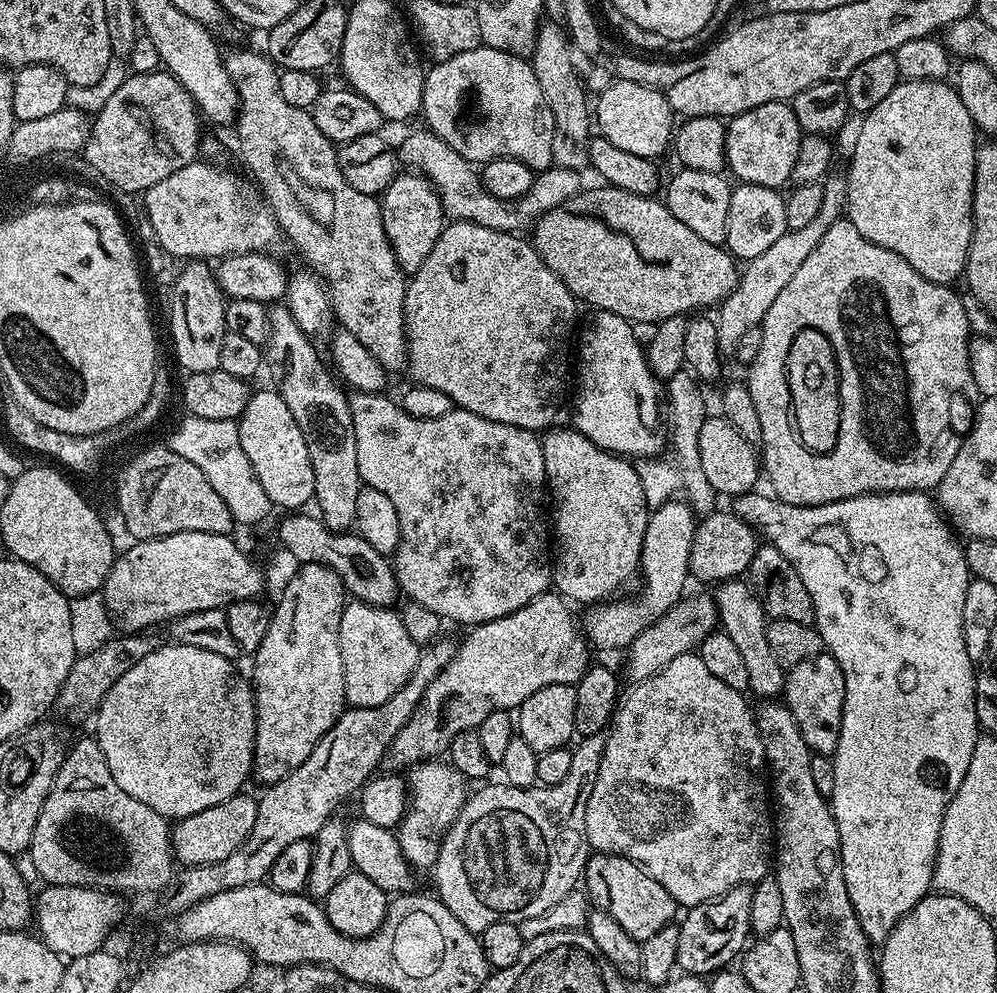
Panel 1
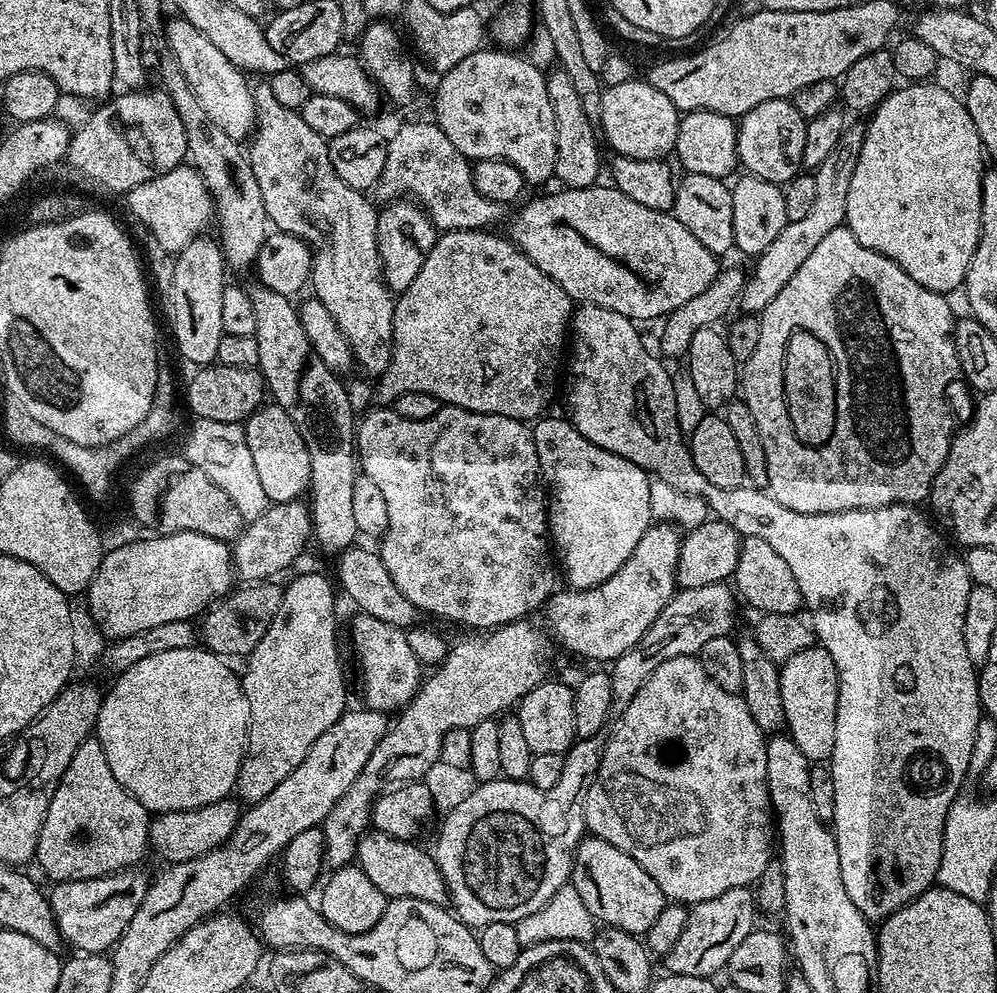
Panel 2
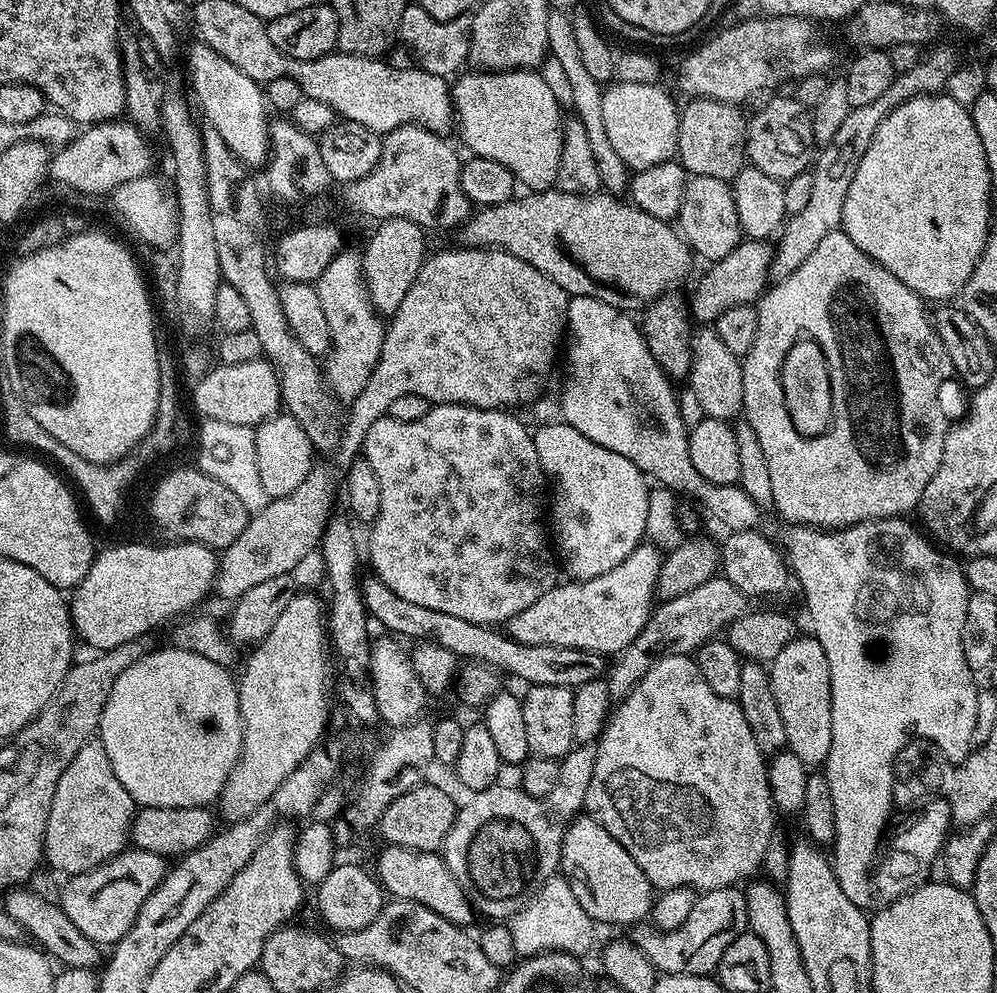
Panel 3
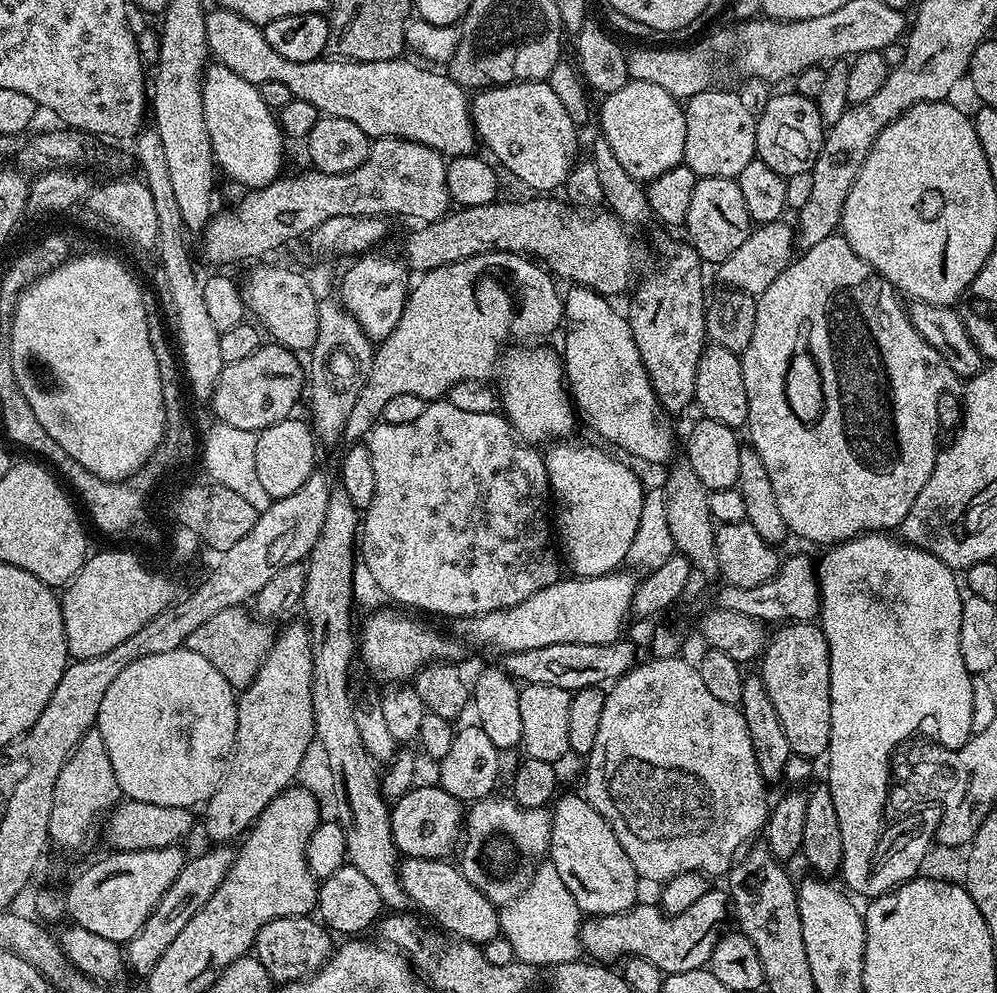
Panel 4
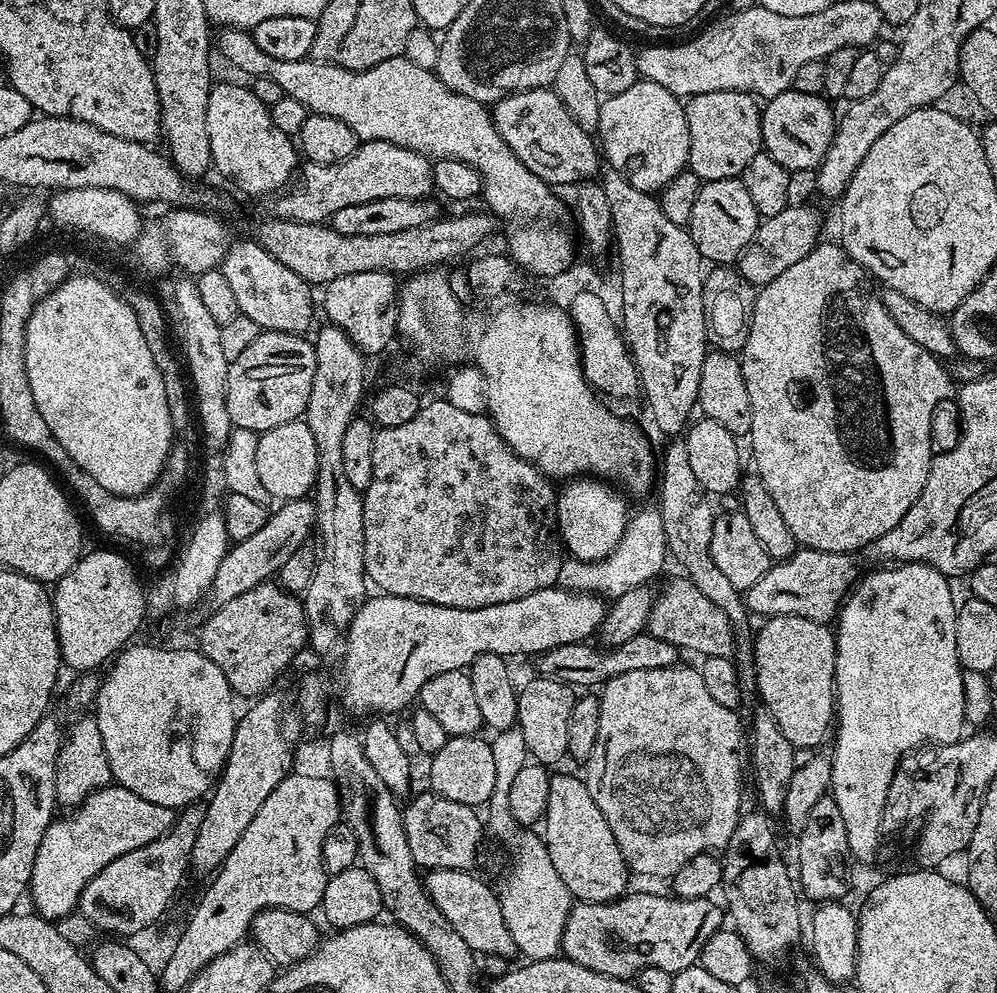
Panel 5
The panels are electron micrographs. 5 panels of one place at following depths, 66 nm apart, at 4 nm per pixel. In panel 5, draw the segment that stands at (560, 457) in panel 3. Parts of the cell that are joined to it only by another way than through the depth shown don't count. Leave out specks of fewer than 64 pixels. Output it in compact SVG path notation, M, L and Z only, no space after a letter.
M572 478L569 479L561 488L564 489L559 489L556 497L556 527L563 547L566 549L567 555L578 560L607 560L609 554L619 546L622 534L626 530L626 526L628 525L628 521L630 519L630 511L628 512L627 506L624 505L624 503L626 503L625 497L621 495L621 493L613 487L613 485L595 478Z

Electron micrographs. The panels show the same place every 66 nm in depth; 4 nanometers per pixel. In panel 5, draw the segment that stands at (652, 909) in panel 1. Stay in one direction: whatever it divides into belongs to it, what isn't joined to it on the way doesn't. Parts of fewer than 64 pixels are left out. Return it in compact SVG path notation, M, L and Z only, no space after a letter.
M558 771L552 775L542 835L544 845L550 850L550 862L554 862L554 870L558 870L559 877L577 901L585 904L610 902L625 895L629 887L629 866L614 838L614 830L610 830L610 822L606 822L602 810L598 810L598 802L590 798L590 790L581 777L579 780L568 772Z

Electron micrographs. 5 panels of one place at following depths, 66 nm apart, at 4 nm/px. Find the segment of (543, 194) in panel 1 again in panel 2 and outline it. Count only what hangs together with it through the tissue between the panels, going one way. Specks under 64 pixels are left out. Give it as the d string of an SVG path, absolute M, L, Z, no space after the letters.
M420 120L417 124L404 124L393 136L387 137L387 142L386 166L374 189L377 201L414 198L441 233L488 230L496 226L492 224L505 219L505 205L478 194L468 157L457 150L434 122L427 124Z

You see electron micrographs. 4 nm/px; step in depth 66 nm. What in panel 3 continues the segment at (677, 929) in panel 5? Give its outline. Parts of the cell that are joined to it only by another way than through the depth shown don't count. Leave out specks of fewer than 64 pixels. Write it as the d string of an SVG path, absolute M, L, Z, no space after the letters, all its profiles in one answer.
M733 886L697 895L694 910L690 910L686 922L682 922L678 930L662 932L655 926L640 926L633 931L636 933L631 933L630 939L644 951L646 958L650 958L657 973L665 976L712 976L730 942L734 942L734 938L741 936L747 928L746 898L739 887Z

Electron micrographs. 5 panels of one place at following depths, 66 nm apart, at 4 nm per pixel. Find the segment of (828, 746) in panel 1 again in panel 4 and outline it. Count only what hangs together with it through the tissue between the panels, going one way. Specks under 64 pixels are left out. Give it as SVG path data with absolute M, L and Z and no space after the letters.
M788 622L777 627L771 633L758 667L793 753L809 758L823 757L830 742L830 654L819 623Z

